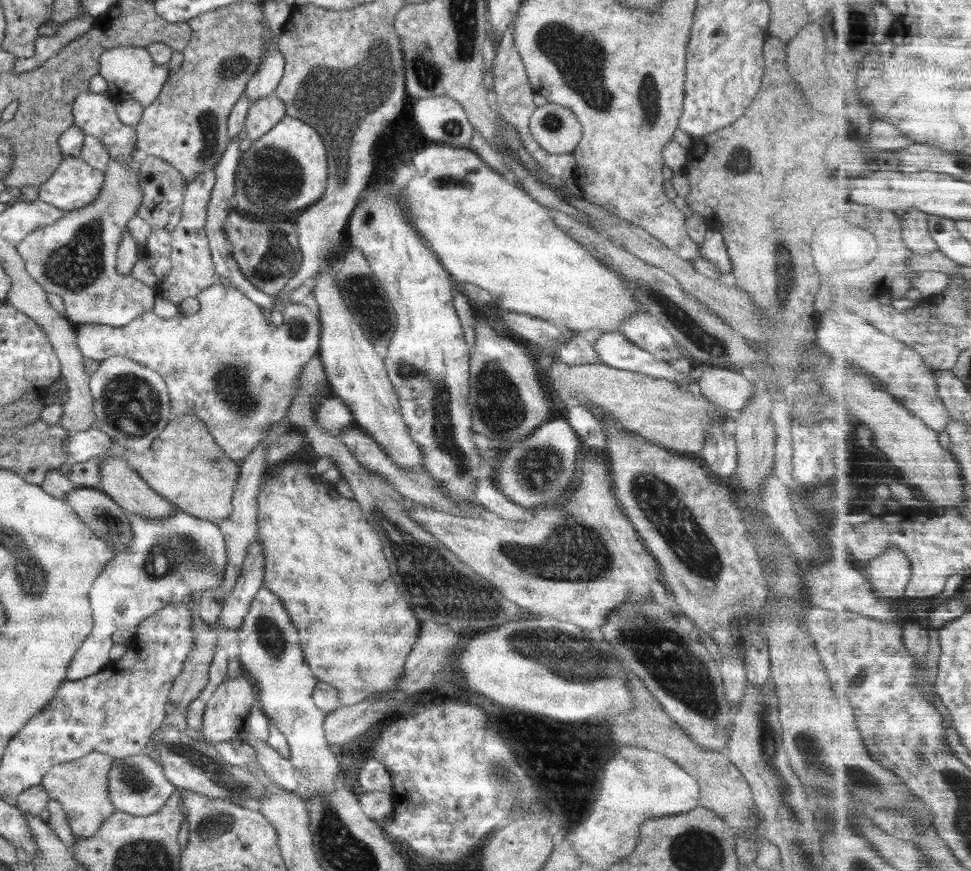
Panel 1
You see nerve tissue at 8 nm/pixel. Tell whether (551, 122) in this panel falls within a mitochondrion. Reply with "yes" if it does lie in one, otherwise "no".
yes

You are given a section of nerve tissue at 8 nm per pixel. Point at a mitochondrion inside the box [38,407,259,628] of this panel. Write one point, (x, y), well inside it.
(163, 560)

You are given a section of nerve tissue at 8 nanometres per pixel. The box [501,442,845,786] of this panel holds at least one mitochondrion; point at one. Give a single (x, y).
(667, 656)

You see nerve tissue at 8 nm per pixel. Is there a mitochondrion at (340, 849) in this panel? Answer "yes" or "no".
yes

